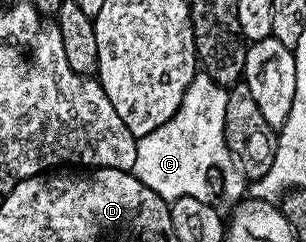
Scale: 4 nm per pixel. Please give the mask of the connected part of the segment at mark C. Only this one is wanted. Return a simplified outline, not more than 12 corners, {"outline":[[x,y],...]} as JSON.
{"outline":[[197,71],[136,141],[132,173],[166,201],[248,192],[225,141],[228,91]]}

